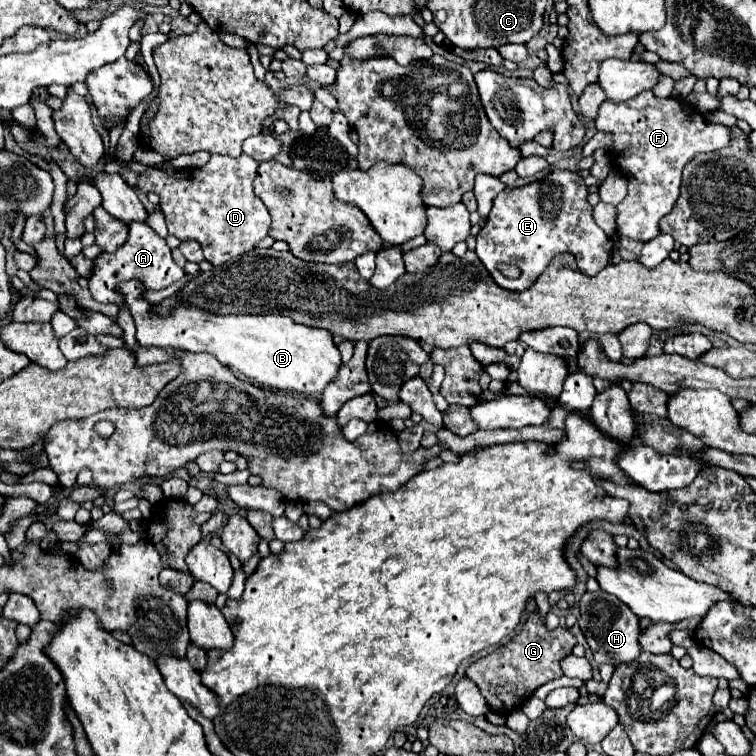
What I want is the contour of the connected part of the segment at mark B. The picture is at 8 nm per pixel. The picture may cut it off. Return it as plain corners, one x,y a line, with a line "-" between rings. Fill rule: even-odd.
138,280
120,284
120,292
126,296
124,302
134,316
136,340
140,346
206,352
216,356
224,366
242,374
244,378
256,380
260,386
304,396
318,396
332,380
336,380
342,366
340,350
328,330
296,324
290,316
214,316
180,304
168,318
162,318
150,316
150,304
142,298
144,288

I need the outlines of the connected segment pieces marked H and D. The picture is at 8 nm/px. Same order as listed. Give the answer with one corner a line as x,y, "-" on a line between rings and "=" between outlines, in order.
598,590
598,592
586,592
580,600
580,620
578,626
582,628
586,642
594,654
596,664
610,664
610,666
620,666
620,664
632,664
638,660
642,654
640,648
640,620
634,616
634,612
614,598
612,594
=
212,154
202,168
180,172
148,168
138,176
136,188
144,194
156,192
170,234
178,240
196,240
204,250
204,258
218,266
234,256
254,250
260,240
268,236
270,214
252,190
256,168
258,162
246,154
238,158

